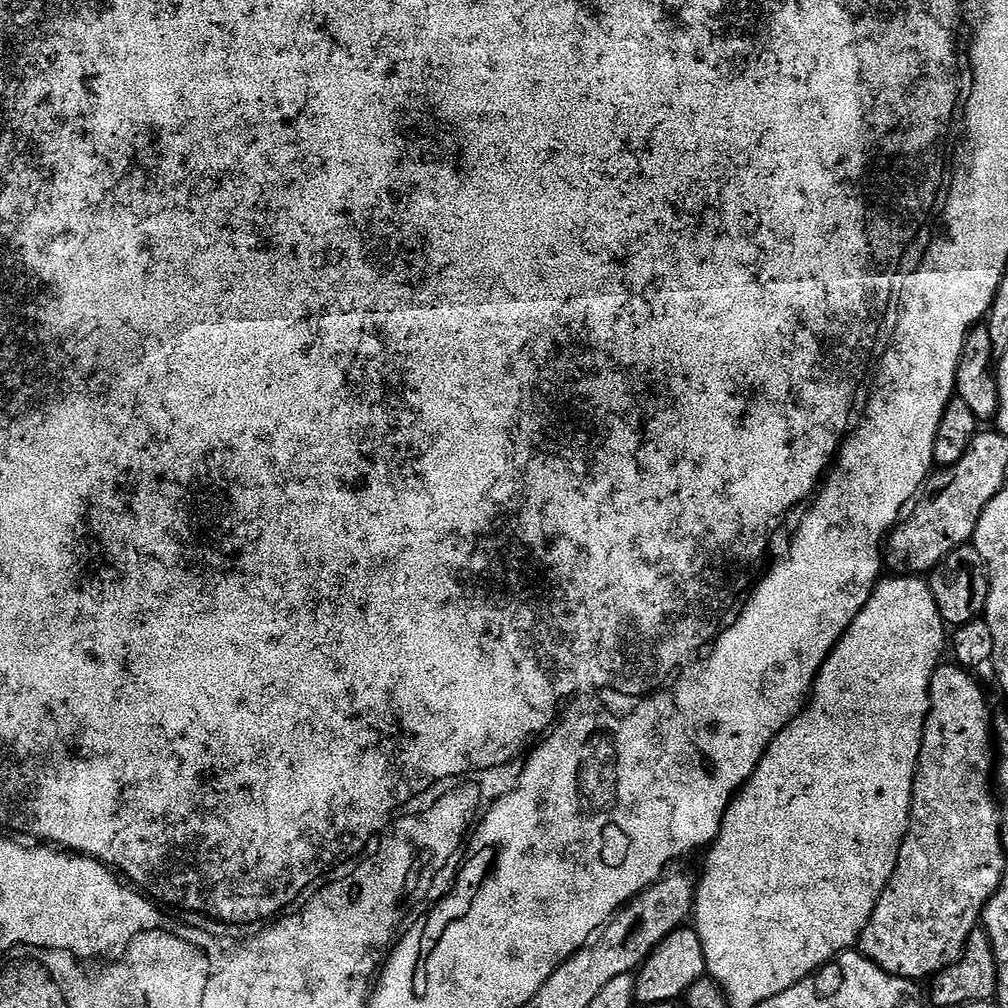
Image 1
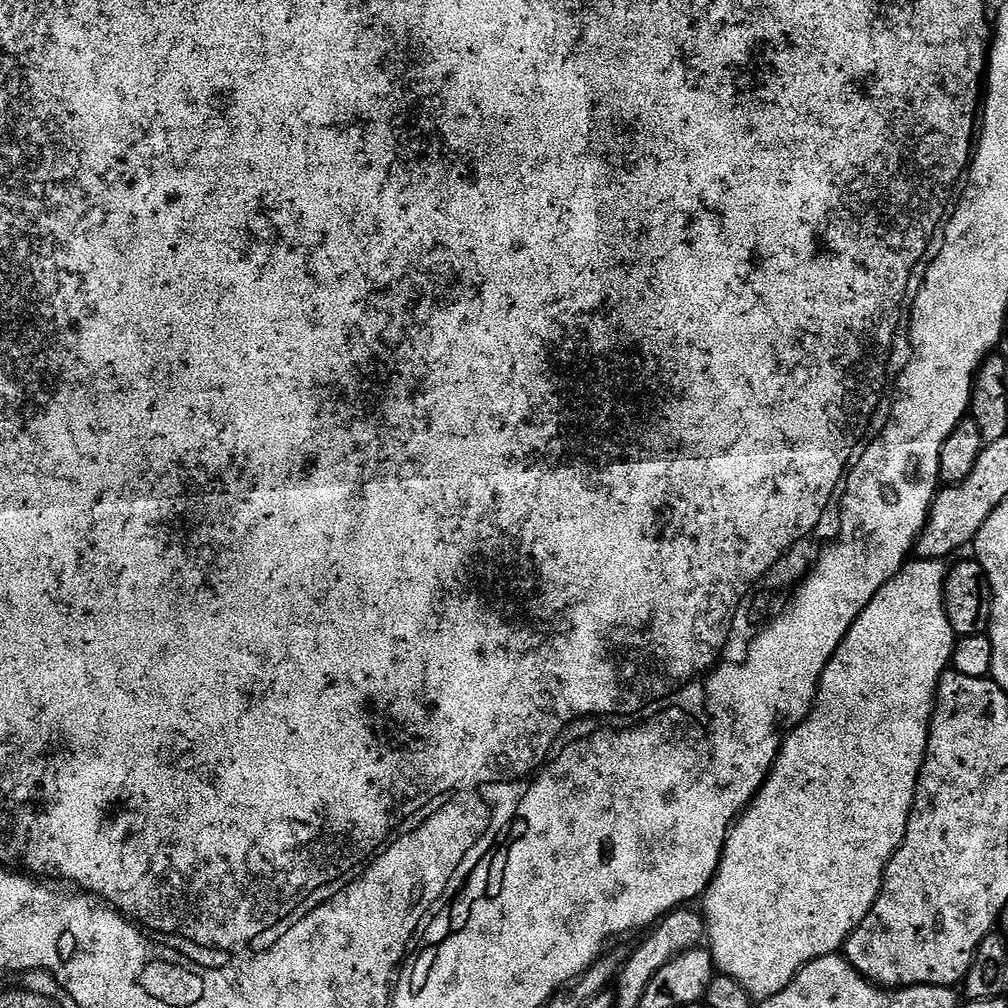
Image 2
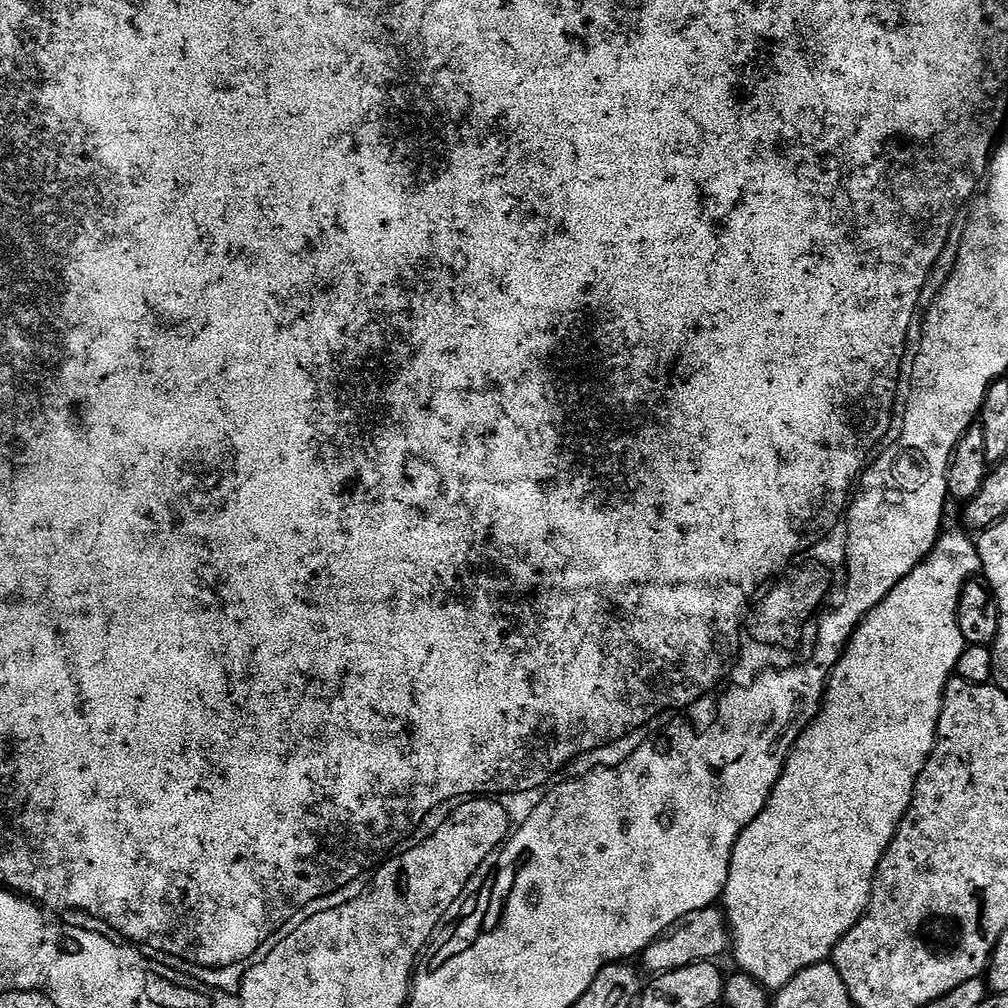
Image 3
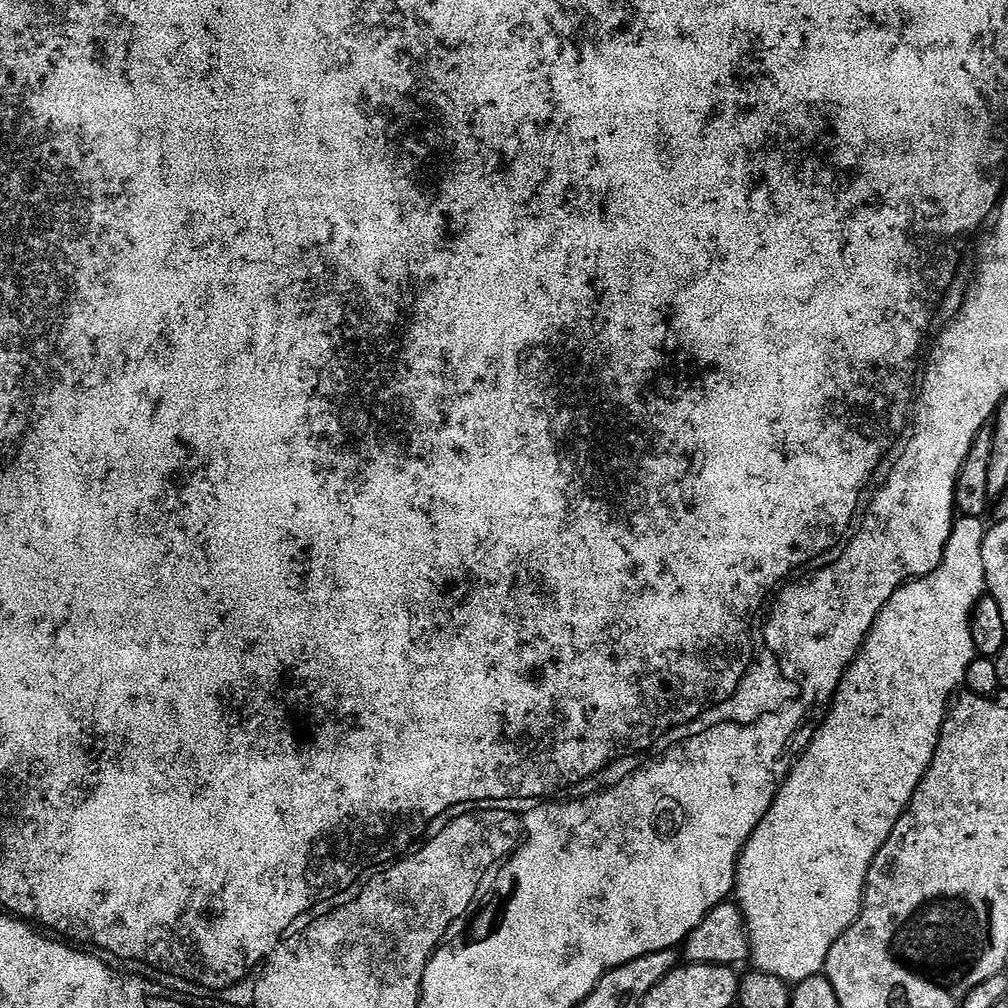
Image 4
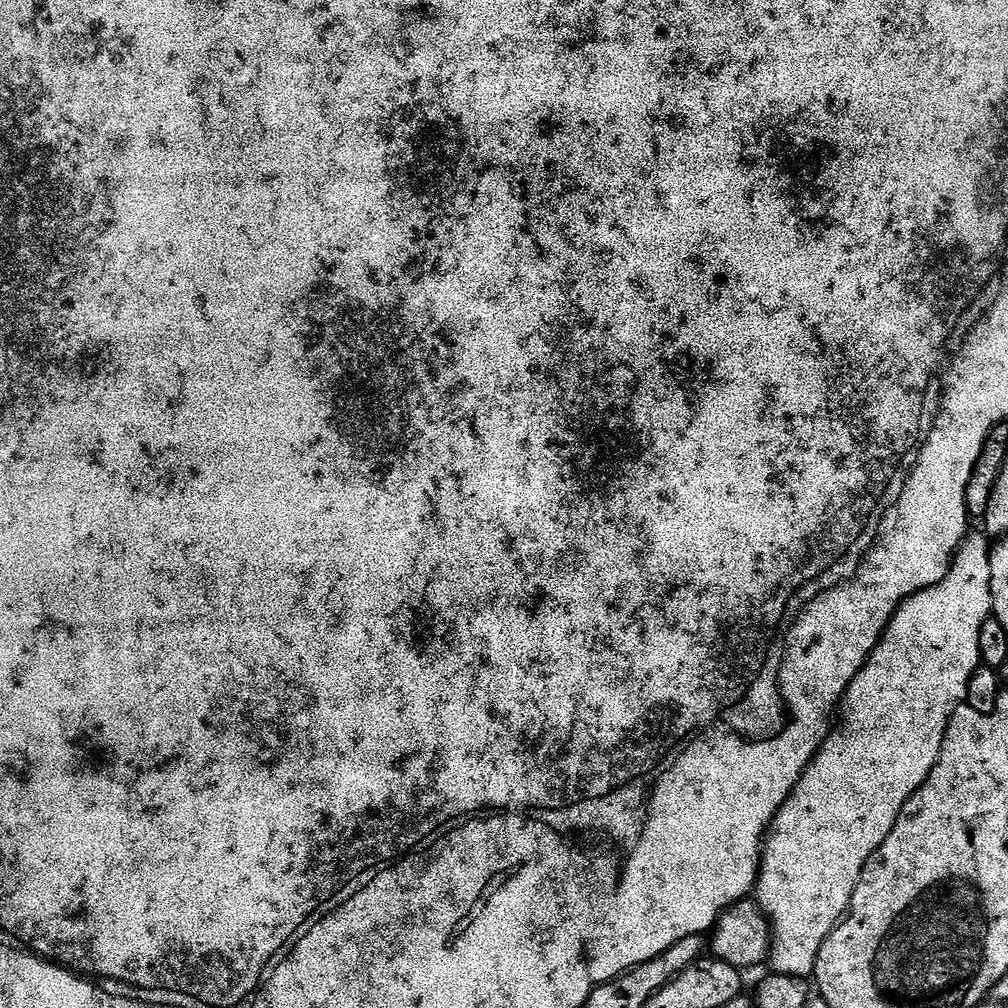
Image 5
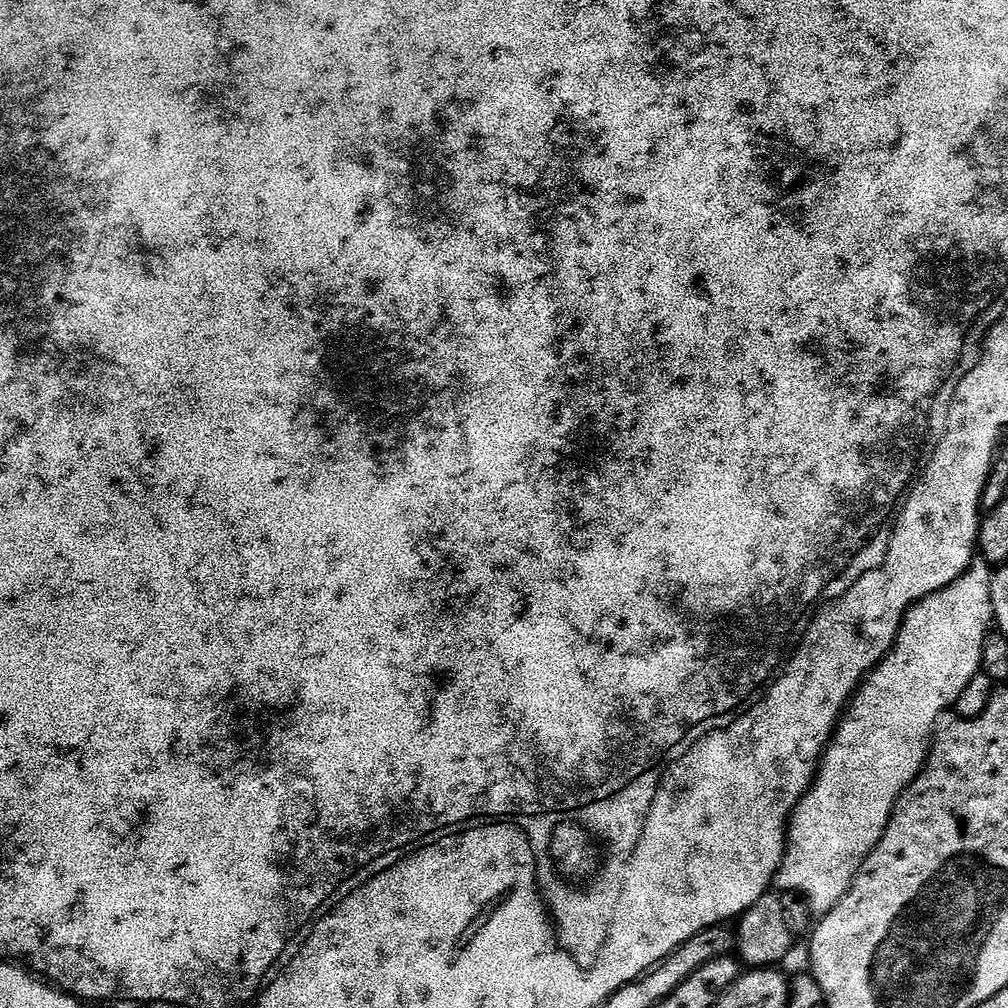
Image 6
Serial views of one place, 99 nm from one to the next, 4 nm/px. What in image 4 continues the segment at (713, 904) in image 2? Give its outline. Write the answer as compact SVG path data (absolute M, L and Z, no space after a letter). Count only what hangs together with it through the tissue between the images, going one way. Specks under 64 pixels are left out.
M960 516L952 525L952 533L946 542L946 550L942 554L942 562L930 574L917 576L903 584L896 593L882 606L878 618L874 618L874 626L869 630L868 637L860 647L860 652L852 665L846 670L842 682L838 686L836 695L823 717L824 725L816 732L812 741L807 741L808 749L799 753L798 759L788 771L788 777L778 790L770 810L758 822L754 834L746 842L736 867L736 886L734 889L735 903L740 906L740 913L748 927L748 946L750 960L759 971L774 974L774 978L782 978L789 985L801 984L806 978L821 975L824 963L838 938L850 930L850 926L860 916L860 908L864 905L864 887L868 881L868 871L882 846L886 846L886 838L894 830L898 818L907 810L908 803L914 798L926 770L932 764L936 747L940 741L940 731L944 728L944 717L948 714L950 701L953 699L952 691L964 684L968 668L978 653L974 646L974 638L970 634L970 620L974 606L986 594L986 566L982 566L982 542L986 531L985 521L981 518Z

